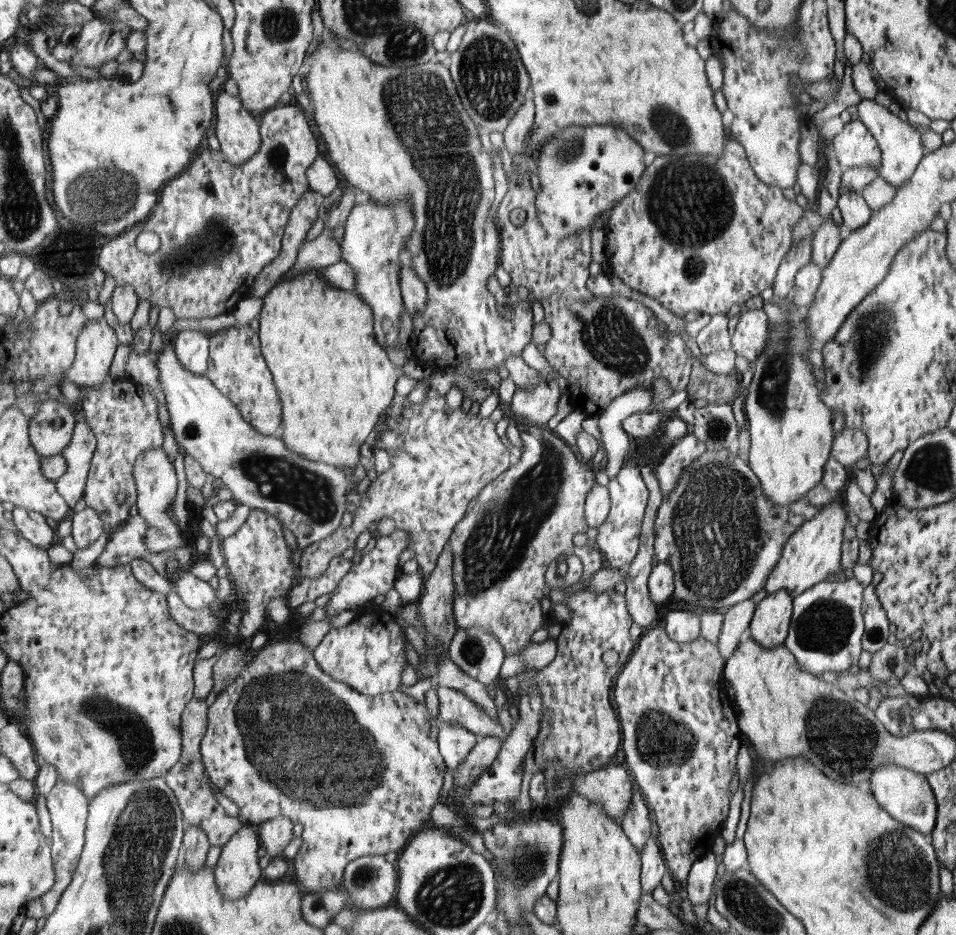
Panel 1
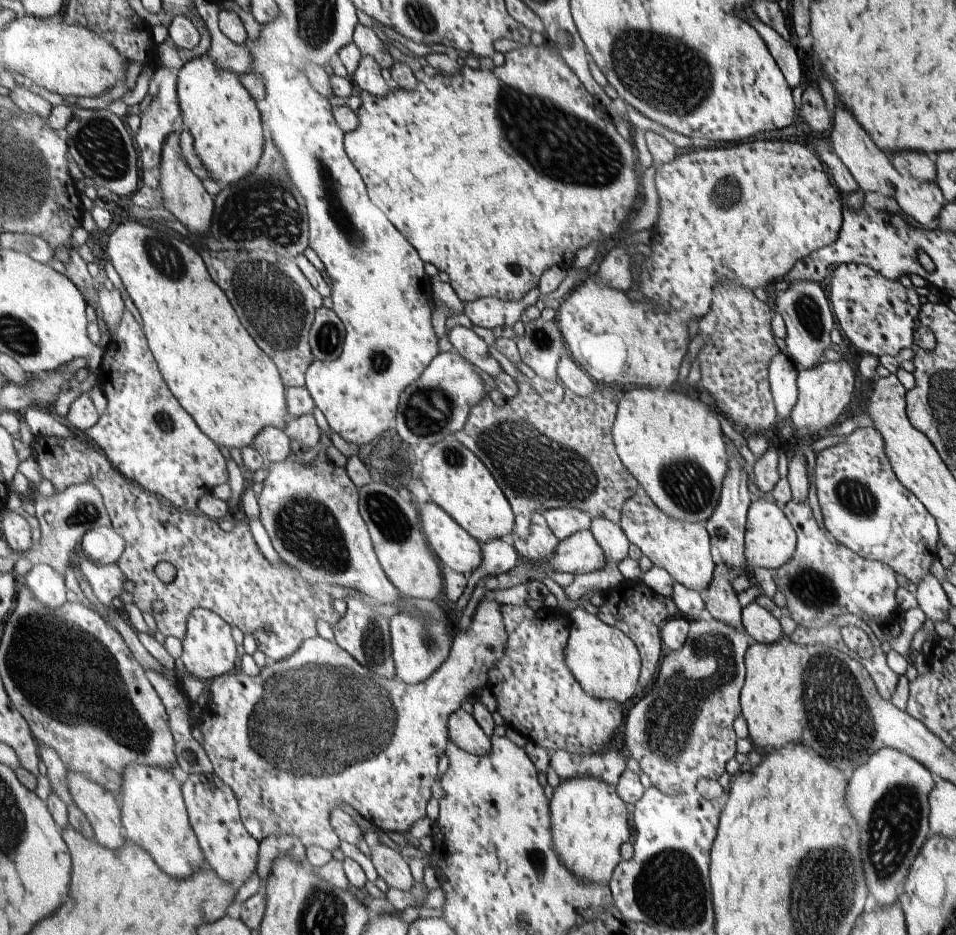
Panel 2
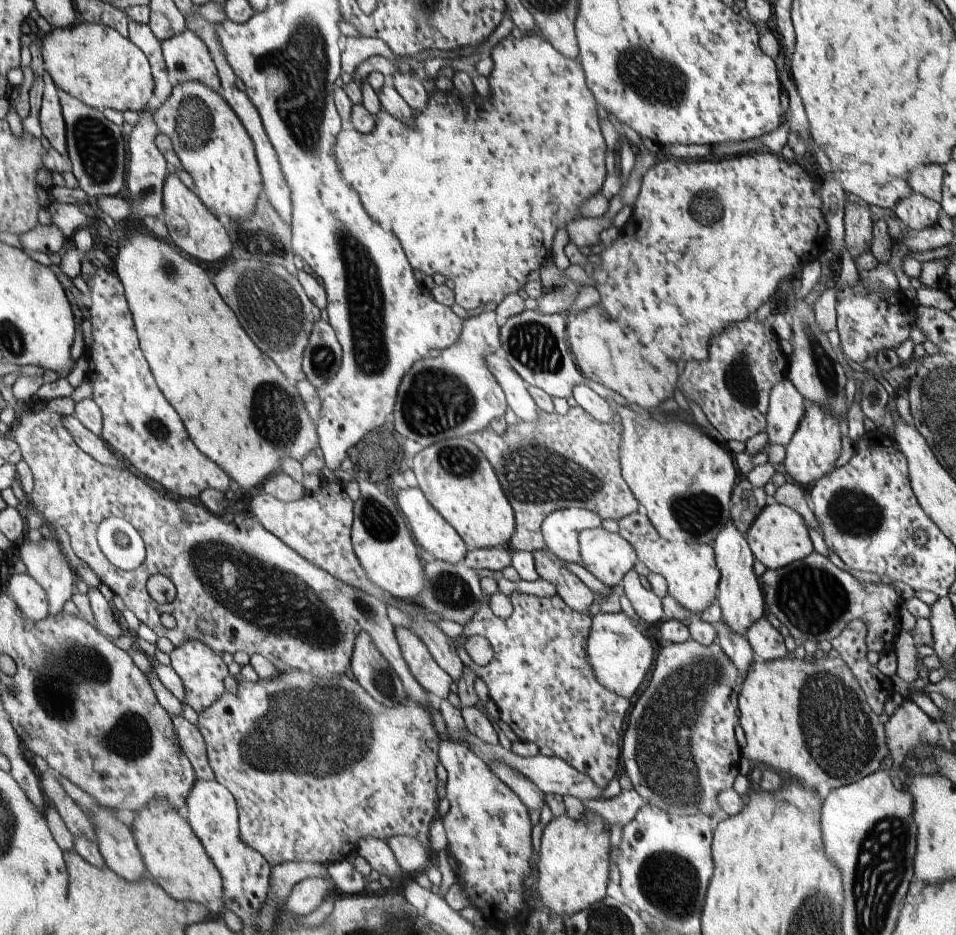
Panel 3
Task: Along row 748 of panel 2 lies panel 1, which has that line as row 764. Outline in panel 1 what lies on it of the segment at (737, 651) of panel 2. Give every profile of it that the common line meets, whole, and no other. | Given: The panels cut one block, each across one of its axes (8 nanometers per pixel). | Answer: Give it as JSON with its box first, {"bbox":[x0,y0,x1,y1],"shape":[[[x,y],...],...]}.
{"bbox":[614,624,740,885],"shape":[[[660,624],[651,627],[643,632],[639,640],[639,648],[629,658],[628,662],[622,667],[621,674],[618,675],[617,684],[614,687],[615,708],[618,709],[618,717],[622,718],[622,732],[624,733],[625,742],[622,743],[625,761],[628,763],[630,772],[633,773],[635,785],[645,798],[648,808],[653,808],[656,815],[656,822],[659,826],[660,837],[657,838],[658,844],[661,846],[661,852],[664,853],[667,868],[672,871],[673,877],[680,885],[684,883],[691,867],[697,862],[698,858],[702,858],[712,853],[712,847],[722,830],[722,824],[728,816],[728,786],[732,776],[736,774],[736,754],[740,748],[740,736],[738,736],[738,724],[736,724],[737,711],[732,710],[733,704],[730,704],[726,690],[722,686],[722,668],[725,668],[724,660],[720,658],[721,652],[717,645],[700,637],[694,642],[680,644],[674,641],[666,632],[664,626]]]}

